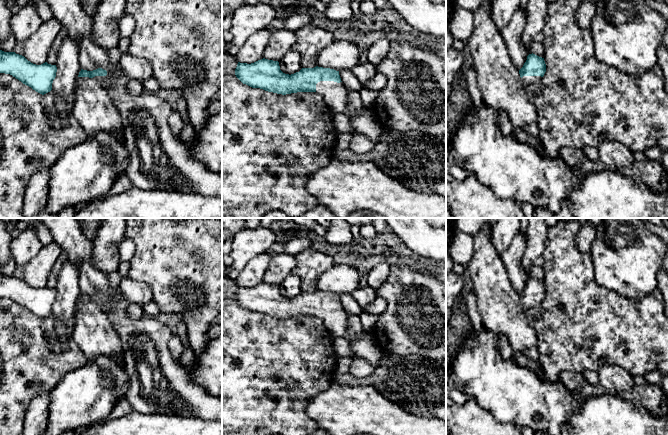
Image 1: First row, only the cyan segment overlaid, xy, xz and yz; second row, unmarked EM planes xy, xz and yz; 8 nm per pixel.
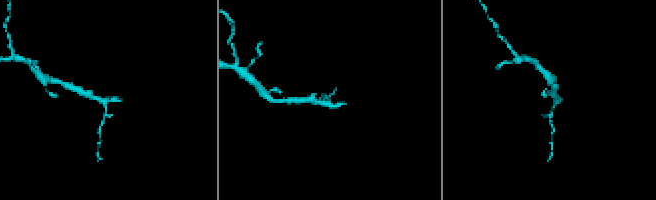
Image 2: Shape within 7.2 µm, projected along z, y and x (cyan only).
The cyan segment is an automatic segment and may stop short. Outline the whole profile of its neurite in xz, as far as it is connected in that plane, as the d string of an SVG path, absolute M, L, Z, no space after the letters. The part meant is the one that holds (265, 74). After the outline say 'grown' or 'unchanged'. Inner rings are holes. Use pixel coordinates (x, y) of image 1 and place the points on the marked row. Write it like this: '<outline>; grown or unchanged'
M263 58L251 64L238 62L235 75L243 84L277 94L286 95L297 92L317 92L324 97L325 103L333 113L341 113L349 117L355 133L368 137L374 145L380 140L382 127L375 117L373 109L364 108L355 116L348 115L348 92L341 81L339 71L316 66L314 68L302 68L299 72L289 75L280 70L278 61Z; grown

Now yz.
M529 54L523 67L519 70L520 77L525 85L531 85L539 81L546 72L544 58L535 54Z; grown

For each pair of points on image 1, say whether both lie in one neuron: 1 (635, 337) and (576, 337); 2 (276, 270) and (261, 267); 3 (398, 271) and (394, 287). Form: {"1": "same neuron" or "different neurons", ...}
{"1": "same neuron", "2": "different neurons", "3": "same neuron"}

